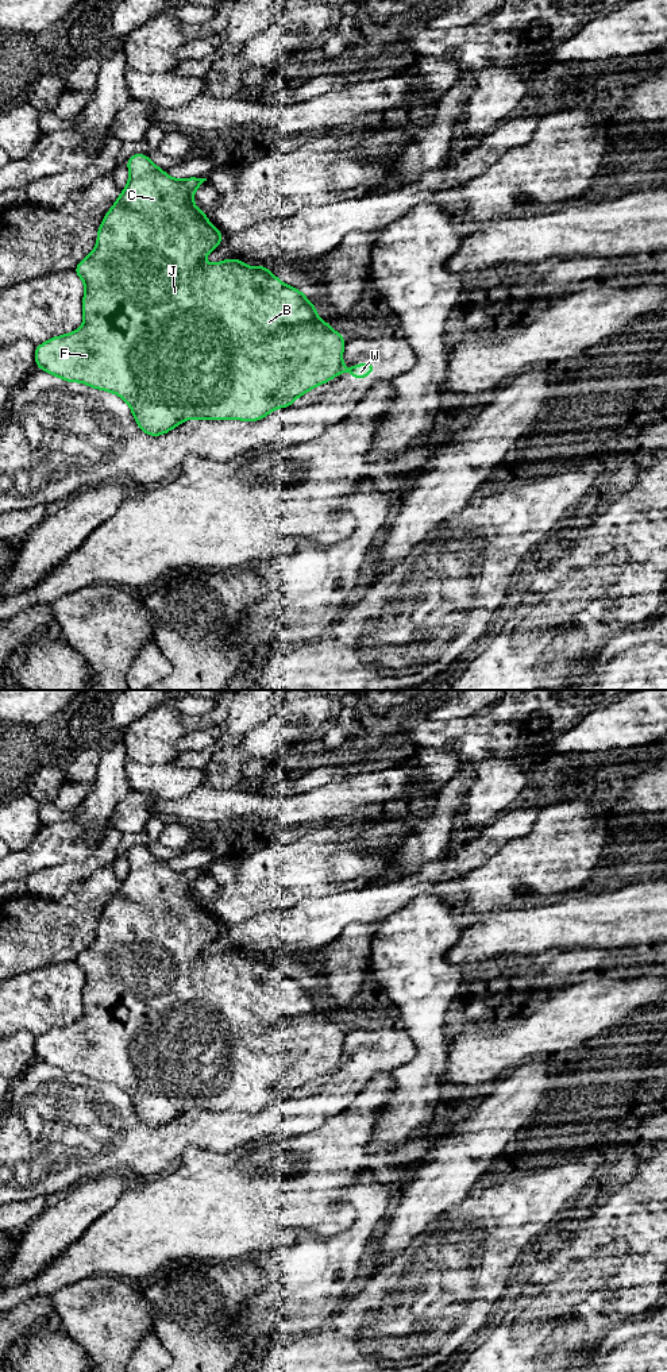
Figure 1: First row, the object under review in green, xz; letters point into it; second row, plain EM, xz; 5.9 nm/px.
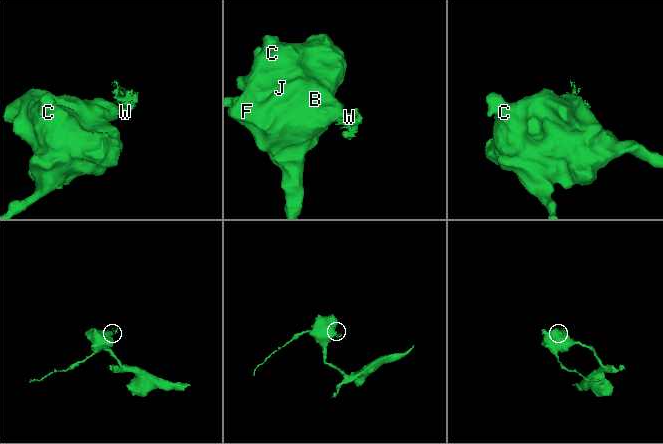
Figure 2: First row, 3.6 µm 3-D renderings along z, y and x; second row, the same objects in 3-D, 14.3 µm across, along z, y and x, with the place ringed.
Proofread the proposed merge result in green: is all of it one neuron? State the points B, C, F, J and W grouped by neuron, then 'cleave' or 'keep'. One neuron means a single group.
groups B C F J / W; cleave

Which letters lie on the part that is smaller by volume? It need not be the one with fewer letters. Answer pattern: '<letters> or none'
W

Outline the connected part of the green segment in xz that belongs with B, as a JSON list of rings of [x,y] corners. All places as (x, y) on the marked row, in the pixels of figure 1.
[[[134,154],[127,161],[130,172],[128,185],[104,216],[97,231],[96,248],[82,259],[74,269],[84,281],[85,293],[82,298],[84,324],[74,332],[54,336],[53,339],[35,347],[35,363],[57,378],[68,382],[82,382],[90,388],[112,392],[122,397],[131,408],[139,428],[150,435],[163,435],[185,420],[246,420],[257,421],[278,408],[290,406],[297,397],[312,390],[317,385],[327,384],[340,373],[343,348],[346,339],[335,332],[331,325],[321,321],[304,292],[282,284],[266,266],[250,267],[242,259],[224,259],[219,263],[204,263],[208,253],[216,248],[223,240],[223,234],[217,231],[193,203],[193,193],[207,178],[190,177],[176,180],[155,166],[147,154]]]

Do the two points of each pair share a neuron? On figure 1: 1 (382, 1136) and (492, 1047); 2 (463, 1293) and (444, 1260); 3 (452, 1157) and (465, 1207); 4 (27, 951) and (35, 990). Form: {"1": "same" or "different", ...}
{"1": "different", "2": "different", "3": "different", "4": "different"}

